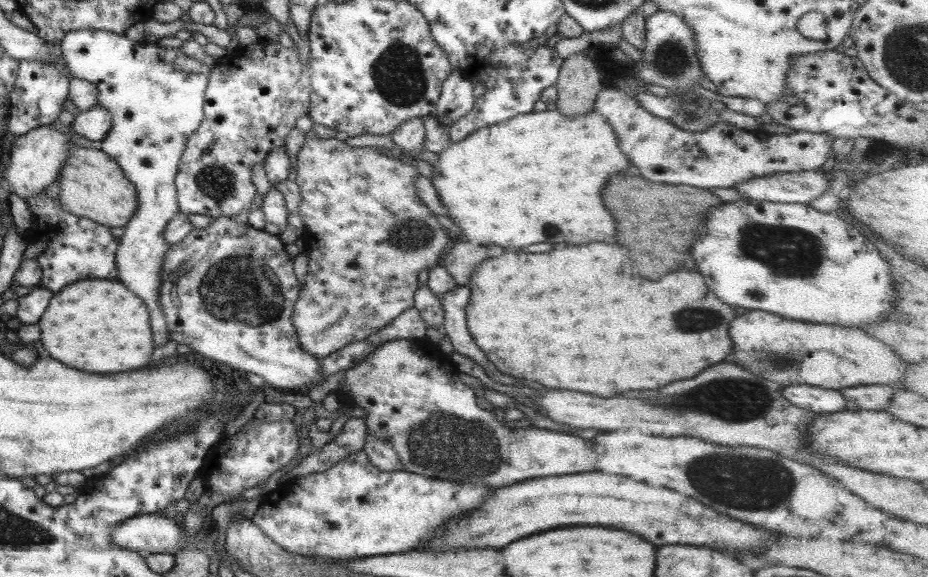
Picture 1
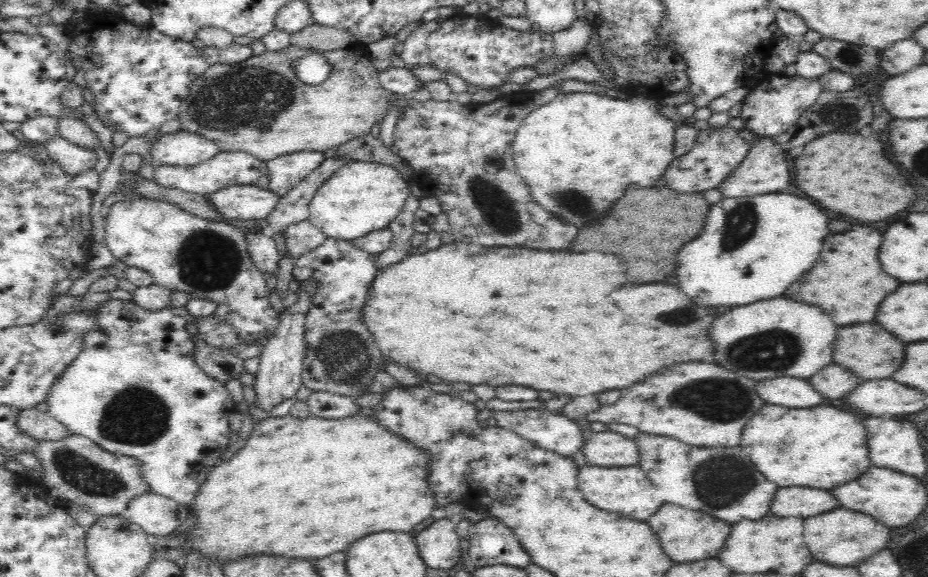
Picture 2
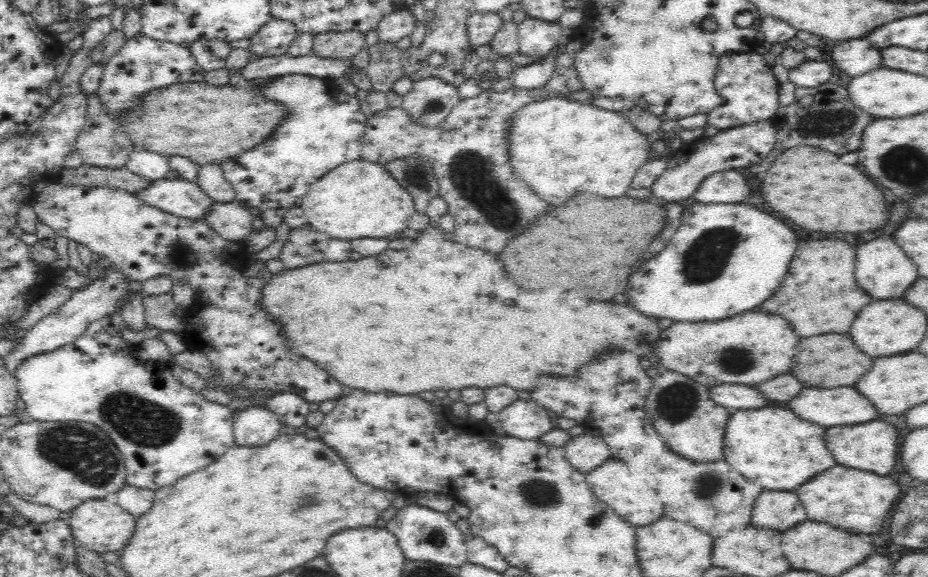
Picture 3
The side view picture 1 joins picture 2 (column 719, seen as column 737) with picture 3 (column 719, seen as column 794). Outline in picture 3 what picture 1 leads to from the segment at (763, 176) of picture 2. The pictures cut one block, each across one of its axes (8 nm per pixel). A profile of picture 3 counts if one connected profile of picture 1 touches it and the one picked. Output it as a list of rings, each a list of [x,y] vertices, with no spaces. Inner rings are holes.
[[[730,169],[708,175],[693,194],[702,204],[736,204],[744,202],[752,190],[740,176],[739,170]]]

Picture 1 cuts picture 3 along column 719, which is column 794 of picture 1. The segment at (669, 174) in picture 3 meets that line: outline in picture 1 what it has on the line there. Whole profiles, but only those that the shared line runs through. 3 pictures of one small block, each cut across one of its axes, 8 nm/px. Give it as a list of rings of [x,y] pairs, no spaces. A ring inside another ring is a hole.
[[[604,85],[597,93],[594,103],[595,112],[613,127],[615,137],[619,141],[619,149],[627,156],[627,160],[639,168],[641,176],[651,182],[663,184],[685,184],[693,188],[731,188],[739,182],[777,174],[777,172],[821,171],[817,168],[825,166],[823,162],[829,158],[833,138],[828,134],[817,132],[794,131],[790,134],[769,134],[764,130],[745,131],[733,124],[719,121],[703,132],[687,132],[677,128],[670,121],[653,116],[639,106],[637,99],[625,95],[623,91],[613,90]]]

